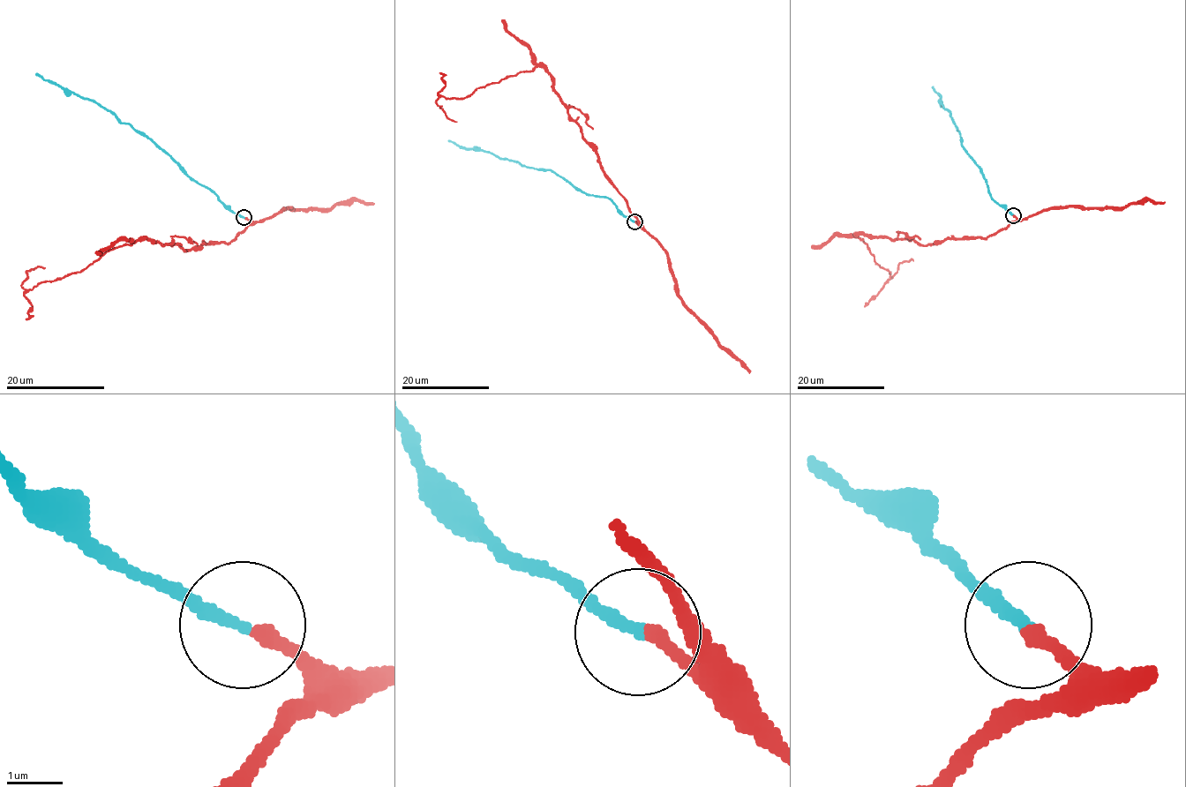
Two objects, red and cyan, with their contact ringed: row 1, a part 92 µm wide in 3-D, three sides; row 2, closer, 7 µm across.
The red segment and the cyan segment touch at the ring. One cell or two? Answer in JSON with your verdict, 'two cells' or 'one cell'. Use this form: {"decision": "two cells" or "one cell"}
{"decision": "one cell"}

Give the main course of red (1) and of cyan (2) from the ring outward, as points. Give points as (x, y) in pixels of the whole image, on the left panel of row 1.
1: (244, 218), (249, 224), (228, 243), (185, 251), (144, 238), (26, 289), (21, 283), (27, 273), (44, 269)
2: (244, 217), (232, 212), (213, 192), (191, 179), (167, 153), (130, 124), (36, 73)

